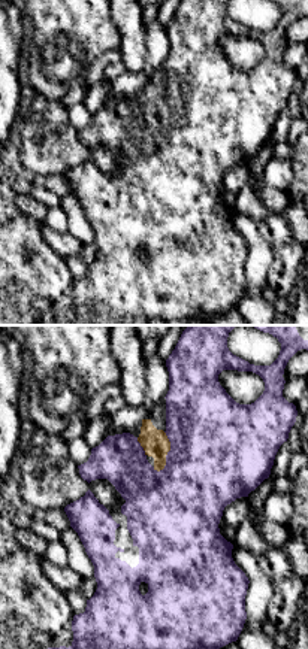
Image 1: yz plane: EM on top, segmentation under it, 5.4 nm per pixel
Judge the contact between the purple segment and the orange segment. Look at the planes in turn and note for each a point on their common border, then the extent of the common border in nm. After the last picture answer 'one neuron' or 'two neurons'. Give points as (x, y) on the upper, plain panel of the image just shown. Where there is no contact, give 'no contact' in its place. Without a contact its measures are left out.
contact (168, 118); length 220 nm

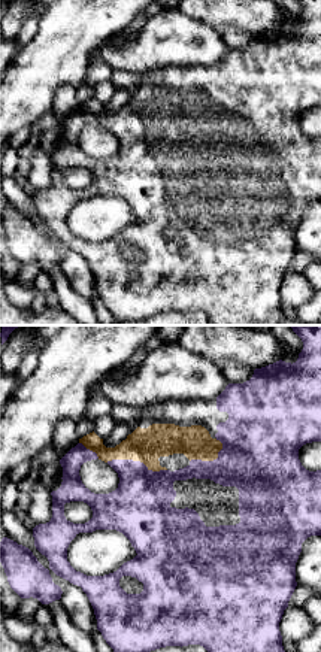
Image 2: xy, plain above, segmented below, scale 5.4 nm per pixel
contact (136, 127); length 340 nm

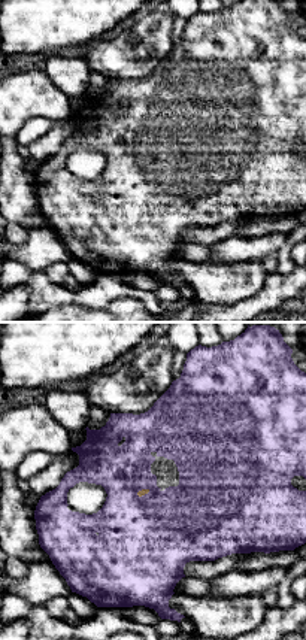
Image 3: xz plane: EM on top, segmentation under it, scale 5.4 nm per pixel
contact (142, 154); length 80 nm

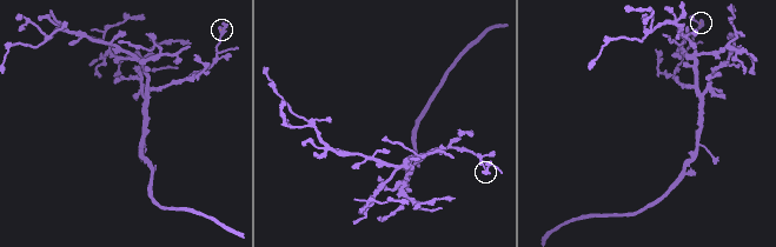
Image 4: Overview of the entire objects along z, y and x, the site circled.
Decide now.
one neuron

